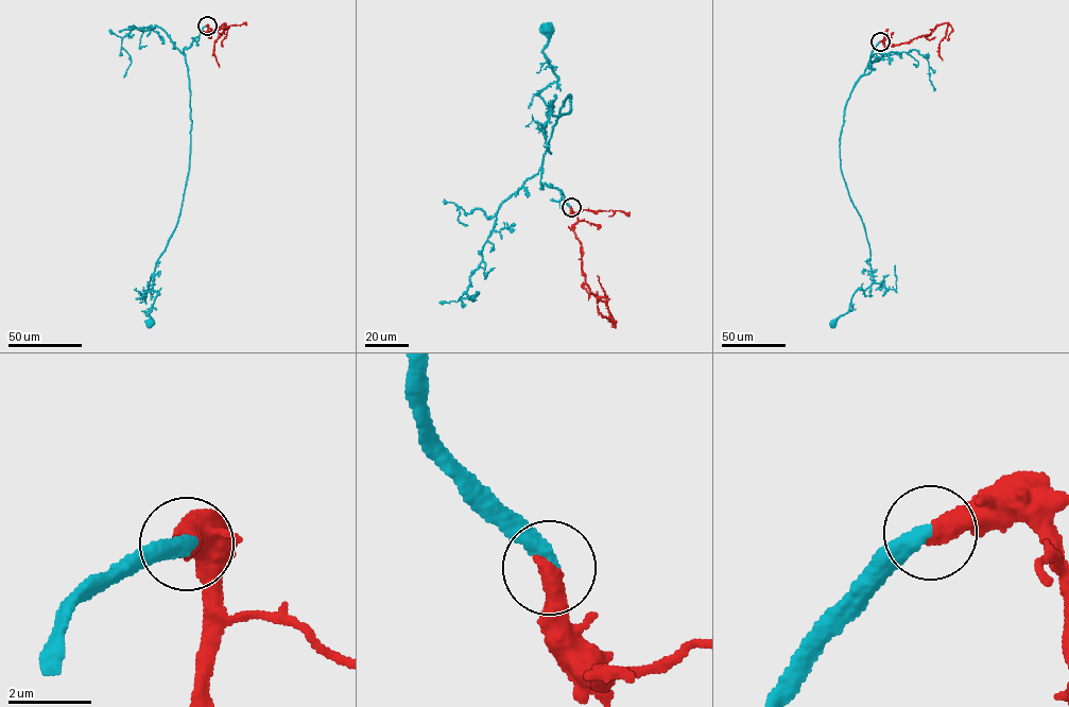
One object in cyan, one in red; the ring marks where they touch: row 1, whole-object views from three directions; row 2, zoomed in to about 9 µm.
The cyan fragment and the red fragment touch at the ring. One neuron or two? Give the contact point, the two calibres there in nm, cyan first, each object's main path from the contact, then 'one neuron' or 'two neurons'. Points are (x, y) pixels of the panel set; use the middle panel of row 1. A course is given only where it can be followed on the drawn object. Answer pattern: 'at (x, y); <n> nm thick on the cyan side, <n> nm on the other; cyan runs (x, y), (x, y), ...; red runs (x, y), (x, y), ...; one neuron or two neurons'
at (571, 207); 400 nm thick on the cyan side, 500 nm on the other; cyan runs (570, 207), (540, 186), (571, 95), (571, 108), (554, 116), (540, 96), (557, 79), (547, 28); red runs (570, 208), (578, 220), (573, 231), (585, 282), (605, 302), (611, 321), (597, 306), (600, 297), (610, 298); one neuron

